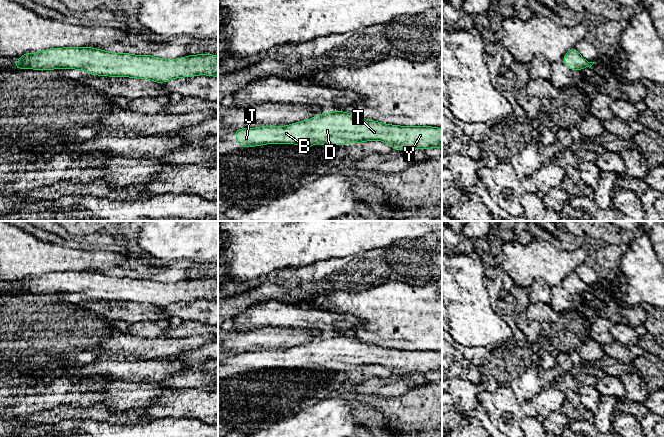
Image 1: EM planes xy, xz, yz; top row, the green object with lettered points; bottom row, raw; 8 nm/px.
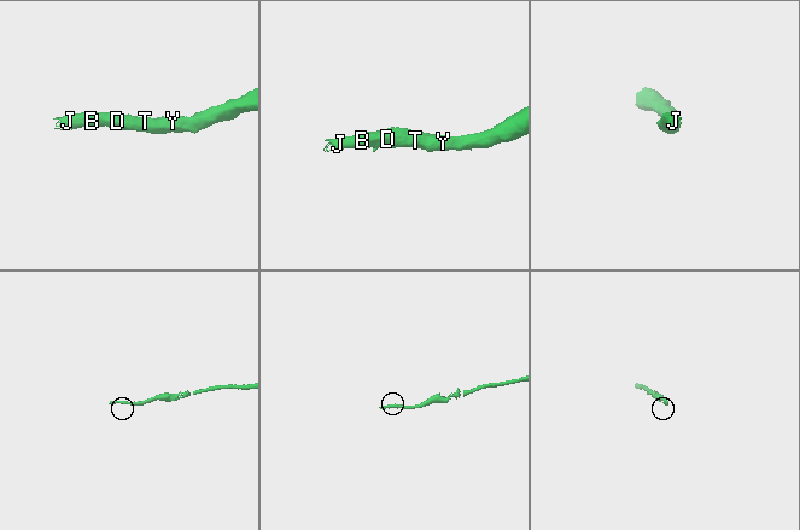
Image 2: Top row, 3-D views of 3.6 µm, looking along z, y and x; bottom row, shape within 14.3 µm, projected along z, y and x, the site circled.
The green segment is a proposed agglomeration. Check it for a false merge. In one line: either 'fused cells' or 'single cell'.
single cell

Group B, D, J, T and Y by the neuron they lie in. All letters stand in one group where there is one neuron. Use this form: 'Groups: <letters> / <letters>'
Groups: B D J T Y

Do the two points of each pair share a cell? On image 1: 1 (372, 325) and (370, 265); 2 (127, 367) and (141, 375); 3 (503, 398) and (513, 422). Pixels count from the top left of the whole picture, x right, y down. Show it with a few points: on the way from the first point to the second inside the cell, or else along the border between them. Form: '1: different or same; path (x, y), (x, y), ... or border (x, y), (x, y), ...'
1: different; border (394, 280), (388, 280), (369, 287), (357, 288)
2: same; path (130, 370), (138, 372)
3: same; path (503, 404), (503, 410), (507, 416)

